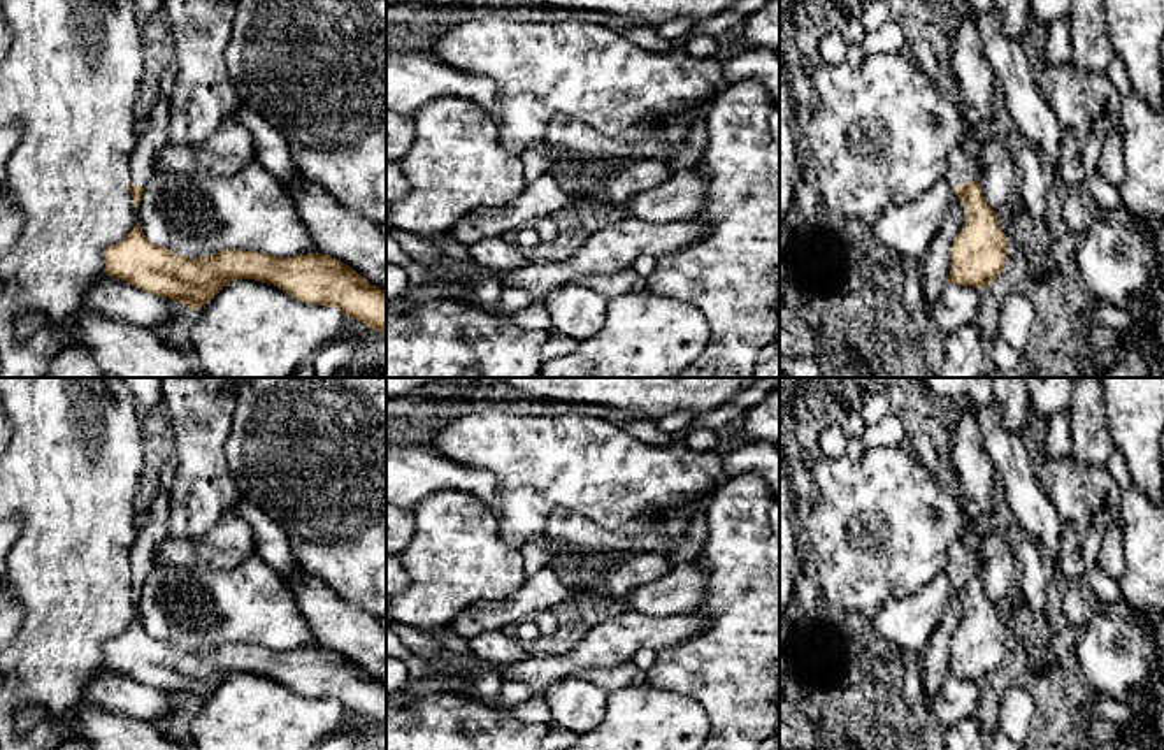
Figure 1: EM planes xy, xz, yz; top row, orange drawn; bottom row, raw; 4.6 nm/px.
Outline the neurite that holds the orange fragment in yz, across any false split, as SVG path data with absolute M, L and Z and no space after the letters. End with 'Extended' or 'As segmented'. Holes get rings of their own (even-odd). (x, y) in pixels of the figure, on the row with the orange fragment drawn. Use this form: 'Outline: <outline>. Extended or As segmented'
Outline: M960 144L948 153L945 179L964 204L966 223L950 249L948 283L987 288L1002 274L1008 237L997 213L987 204L978 170Z. Extended

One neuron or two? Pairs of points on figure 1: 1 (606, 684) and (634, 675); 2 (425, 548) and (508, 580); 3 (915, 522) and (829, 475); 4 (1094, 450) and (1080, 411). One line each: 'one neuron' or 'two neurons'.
1: one neuron
2: one neuron
3: one neuron
4: one neuron

